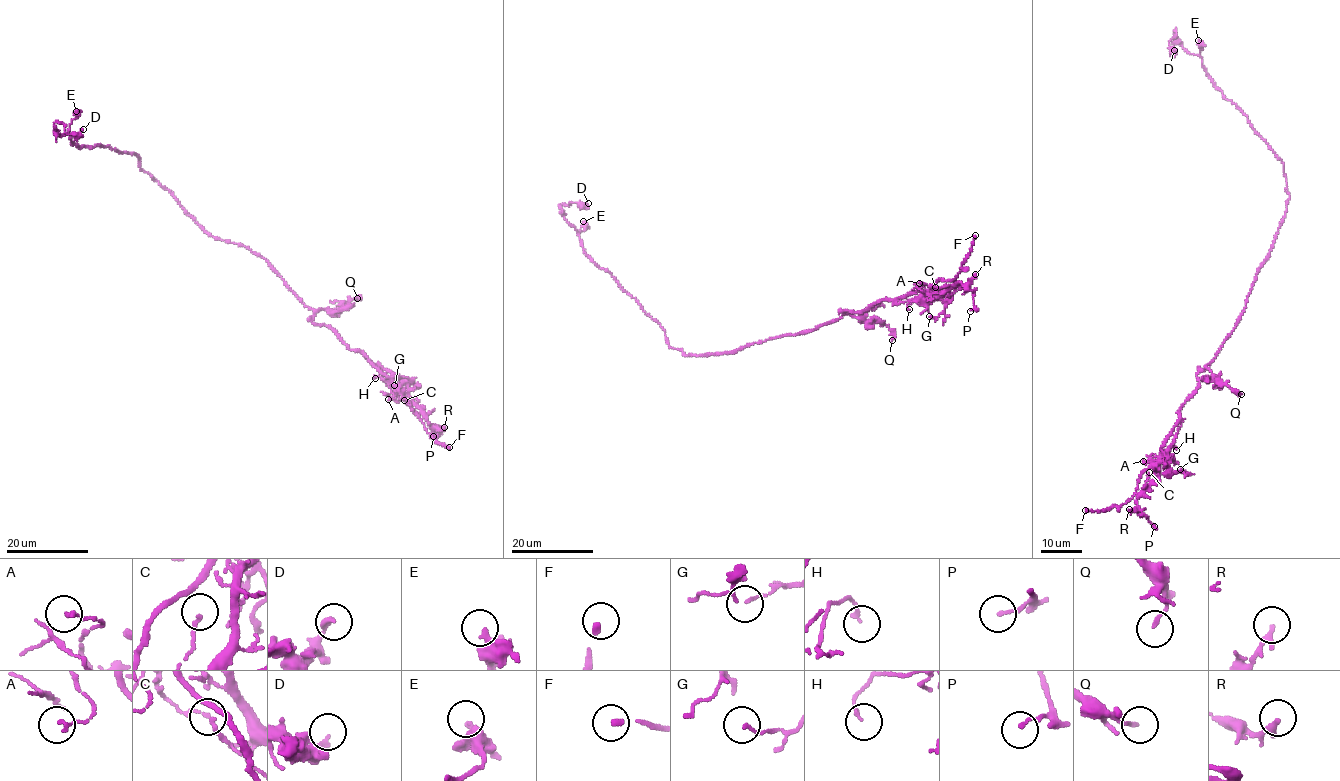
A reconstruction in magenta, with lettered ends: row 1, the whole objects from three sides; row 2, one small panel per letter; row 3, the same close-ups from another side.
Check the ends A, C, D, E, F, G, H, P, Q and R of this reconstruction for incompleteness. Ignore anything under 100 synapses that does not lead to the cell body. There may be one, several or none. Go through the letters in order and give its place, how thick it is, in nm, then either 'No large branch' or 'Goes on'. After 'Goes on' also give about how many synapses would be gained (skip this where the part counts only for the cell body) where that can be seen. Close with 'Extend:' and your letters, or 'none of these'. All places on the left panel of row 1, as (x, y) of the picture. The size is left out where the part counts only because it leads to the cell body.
A: Place: (388, 399). Thickness 140 nm. No large branch
C: Place: (404, 400). Thickness 90 nm. No large branch
D: Place: (83, 129). Thickness 200 nm. No large branch
E: Place: (76, 111). Thickness 420 nm. No large branch
F: Place: (449, 447). Thickness 180 nm. Goes on
G: Place: (394, 385). Thickness 100 nm. No large branch
H: Place: (375, 378). Thickness 130 nm. No large branch
P: Place: (433, 436). Thickness 130 nm. No large branch
Q: Place: (357, 298). Thickness 140 nm. No large branch
R: Place: (444, 427). Thickness 200 nm. No large branch
Extend: F

